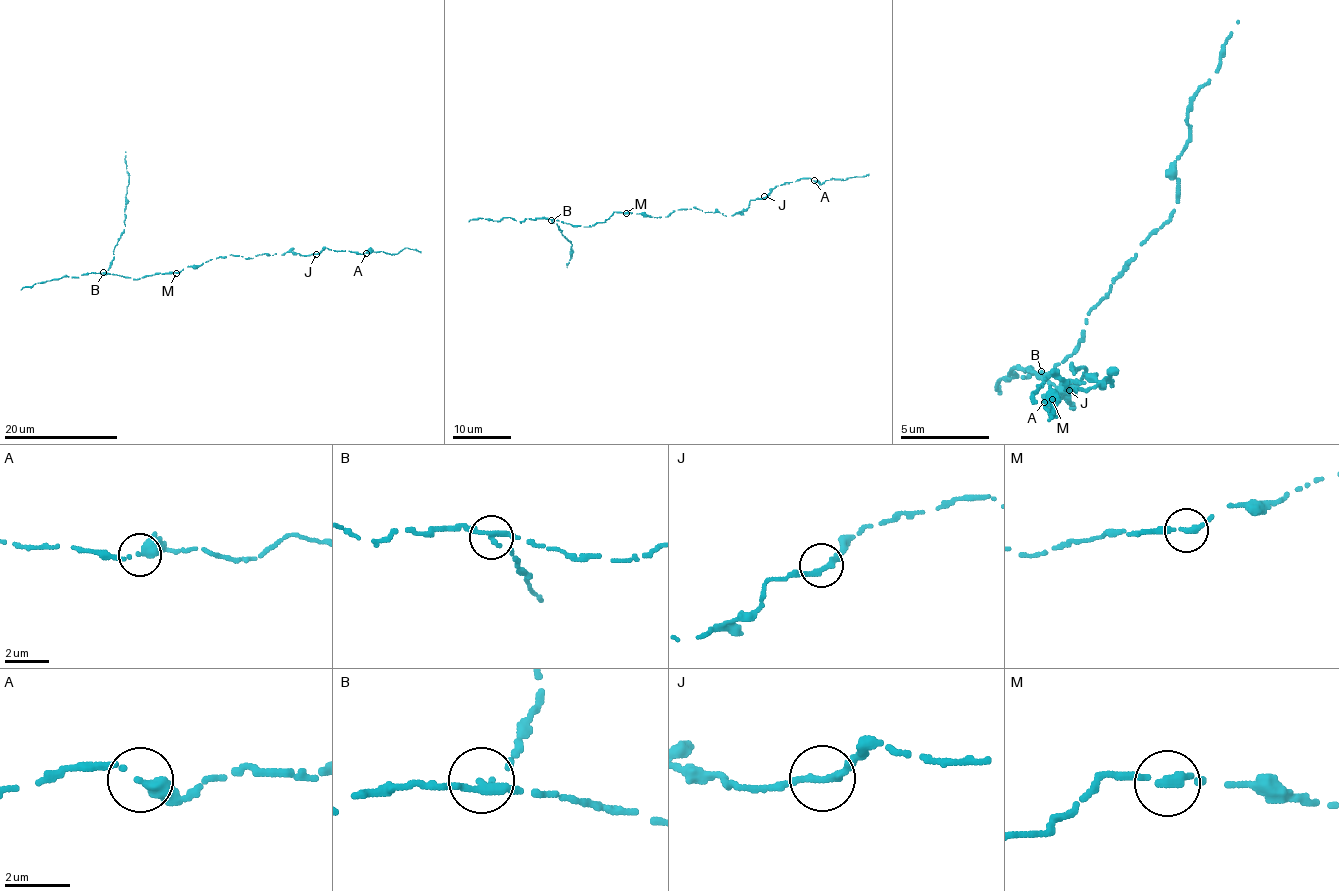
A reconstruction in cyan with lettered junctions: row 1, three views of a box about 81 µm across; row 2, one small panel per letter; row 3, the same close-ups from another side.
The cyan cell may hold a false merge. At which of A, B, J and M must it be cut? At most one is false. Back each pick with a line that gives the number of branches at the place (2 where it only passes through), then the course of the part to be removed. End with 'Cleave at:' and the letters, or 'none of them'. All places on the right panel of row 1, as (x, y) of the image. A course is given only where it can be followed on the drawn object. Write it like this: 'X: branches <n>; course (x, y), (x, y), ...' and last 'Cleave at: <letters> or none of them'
B: branches 2; course (1040, 370), (1075, 350), (1089, 311), (1171, 217), (1176, 155), (1190, 138), (1186, 107), (1239, 22)
Cleave at: B

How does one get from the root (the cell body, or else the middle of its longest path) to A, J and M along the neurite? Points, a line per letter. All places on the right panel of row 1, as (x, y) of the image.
A: (1077, 382), (1087, 373), (1070, 365), (1073, 380), (1114, 387), (1076, 393), (1043, 377), (1031, 394), (1044, 403)
J: (1077, 382), (1087, 373), (1070, 365), (1073, 380), (1091, 375), (1114, 387), (1106, 380), (1069, 390)
M: (1077, 382), (1055, 389), (1048, 396), (1052, 399)

